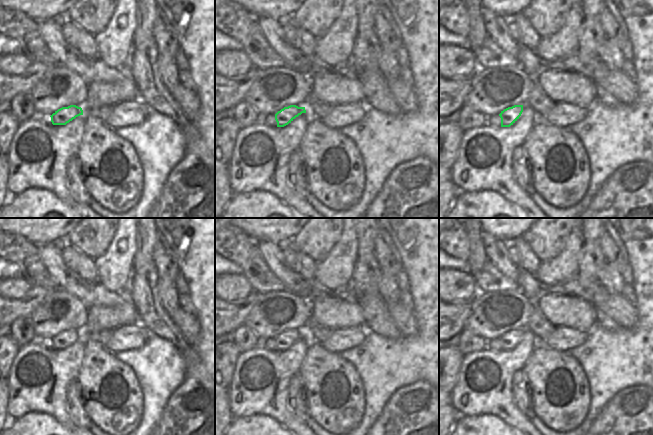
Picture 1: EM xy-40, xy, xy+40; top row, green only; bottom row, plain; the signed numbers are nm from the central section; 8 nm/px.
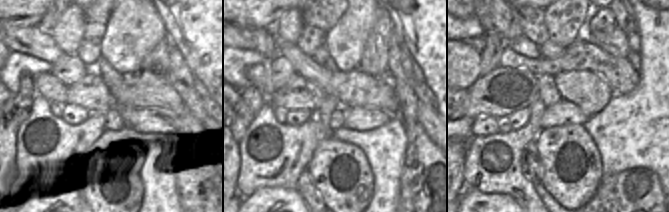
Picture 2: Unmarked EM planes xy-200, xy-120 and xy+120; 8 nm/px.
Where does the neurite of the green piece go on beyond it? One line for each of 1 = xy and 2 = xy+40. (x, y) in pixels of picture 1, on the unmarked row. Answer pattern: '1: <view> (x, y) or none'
1: none
2: none

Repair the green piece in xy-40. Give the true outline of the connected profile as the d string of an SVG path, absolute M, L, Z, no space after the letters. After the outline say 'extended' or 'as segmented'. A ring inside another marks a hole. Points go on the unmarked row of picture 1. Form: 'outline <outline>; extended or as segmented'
outline M70 329L58 333L50 341L53 349L66 349L80 339L83 339L82 332L76 329Z; as segmented

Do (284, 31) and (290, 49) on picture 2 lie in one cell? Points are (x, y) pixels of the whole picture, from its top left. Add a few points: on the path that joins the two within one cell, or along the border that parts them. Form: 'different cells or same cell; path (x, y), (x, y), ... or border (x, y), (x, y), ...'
different cells; border (277, 40), (295, 44)

